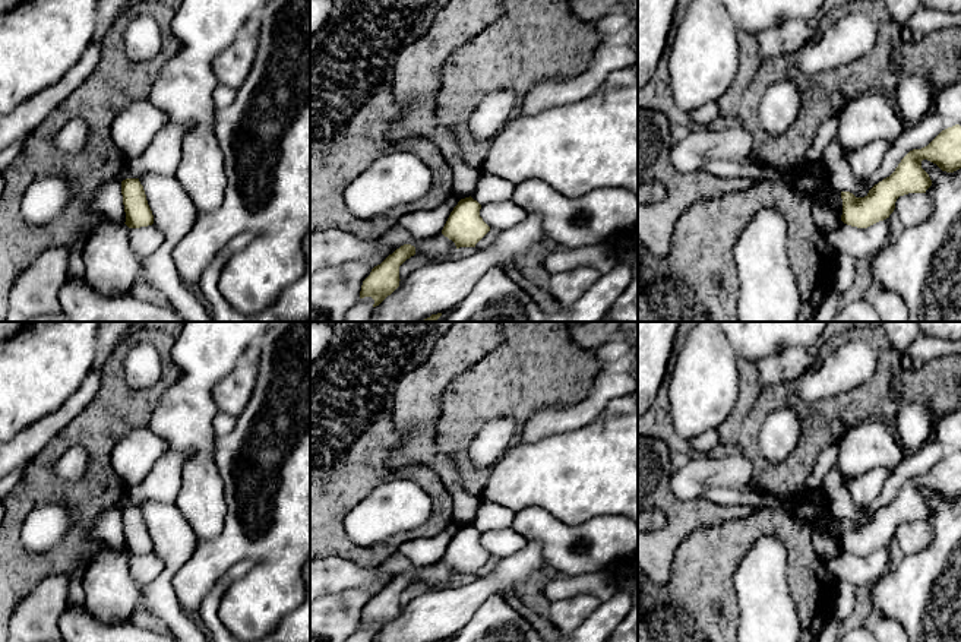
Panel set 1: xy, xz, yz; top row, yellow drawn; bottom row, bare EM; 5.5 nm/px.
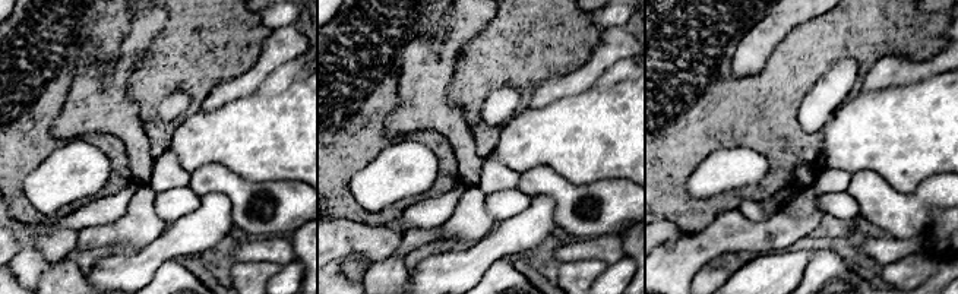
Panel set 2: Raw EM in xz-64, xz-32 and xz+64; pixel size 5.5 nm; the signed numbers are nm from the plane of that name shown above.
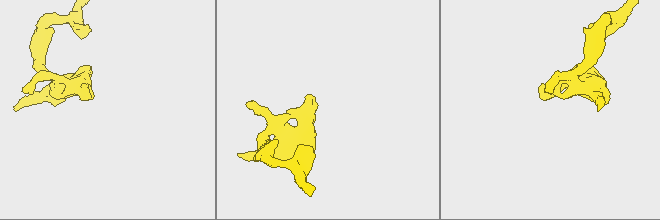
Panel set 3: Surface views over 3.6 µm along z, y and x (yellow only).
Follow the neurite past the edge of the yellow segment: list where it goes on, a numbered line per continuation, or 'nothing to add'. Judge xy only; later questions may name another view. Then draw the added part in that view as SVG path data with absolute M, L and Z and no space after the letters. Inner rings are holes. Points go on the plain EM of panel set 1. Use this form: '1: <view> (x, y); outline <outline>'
nothing to add

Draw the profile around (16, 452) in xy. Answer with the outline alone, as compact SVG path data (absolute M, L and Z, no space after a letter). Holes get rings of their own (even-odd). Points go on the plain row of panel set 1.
M102 369L91 371L78 390L56 411L37 420L7 442L0 442L0 480L25 467L47 443L73 421L101 386Z

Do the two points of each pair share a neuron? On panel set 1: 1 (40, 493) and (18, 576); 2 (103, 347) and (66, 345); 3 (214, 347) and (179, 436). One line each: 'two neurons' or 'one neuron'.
1: one neuron
2: two neurons
3: one neuron

